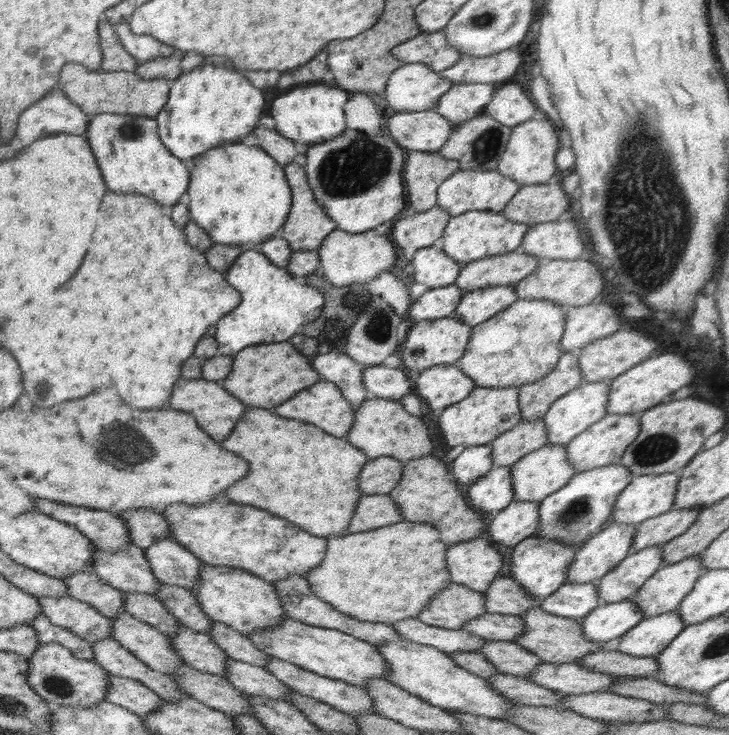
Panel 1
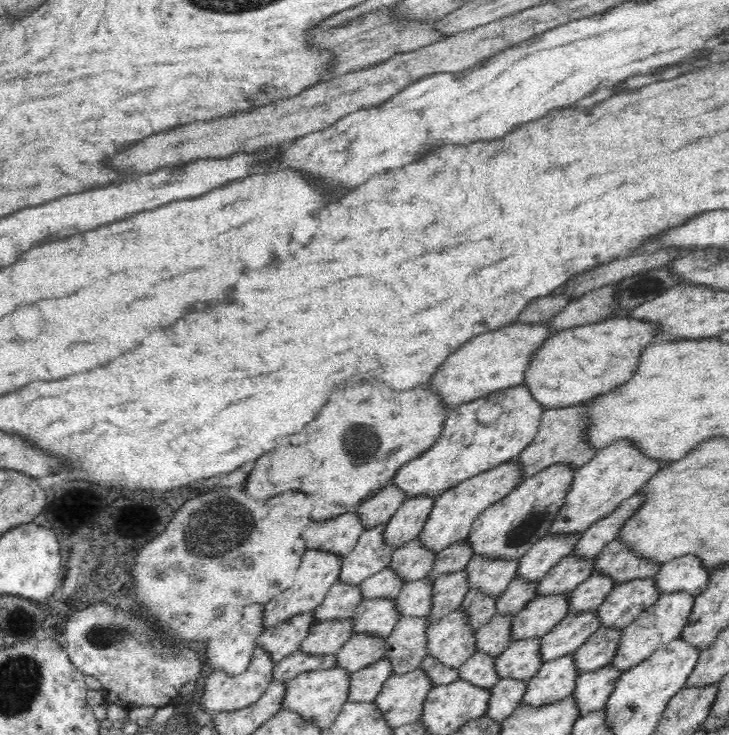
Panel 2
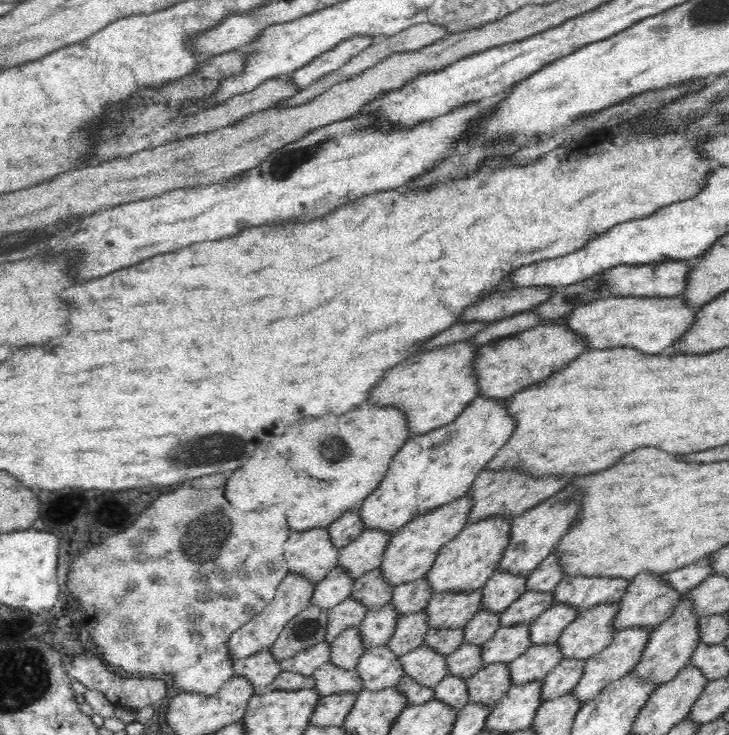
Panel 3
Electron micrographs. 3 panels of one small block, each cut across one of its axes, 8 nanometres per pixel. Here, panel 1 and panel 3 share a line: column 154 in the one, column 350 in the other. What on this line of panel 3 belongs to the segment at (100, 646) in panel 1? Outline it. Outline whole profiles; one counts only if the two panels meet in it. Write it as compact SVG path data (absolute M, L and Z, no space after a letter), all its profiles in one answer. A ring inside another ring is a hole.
M331 662L324 663L311 676L315 680L315 689L320 696L328 696L338 692L359 693L363 689L362 679L352 670L334 666Z

